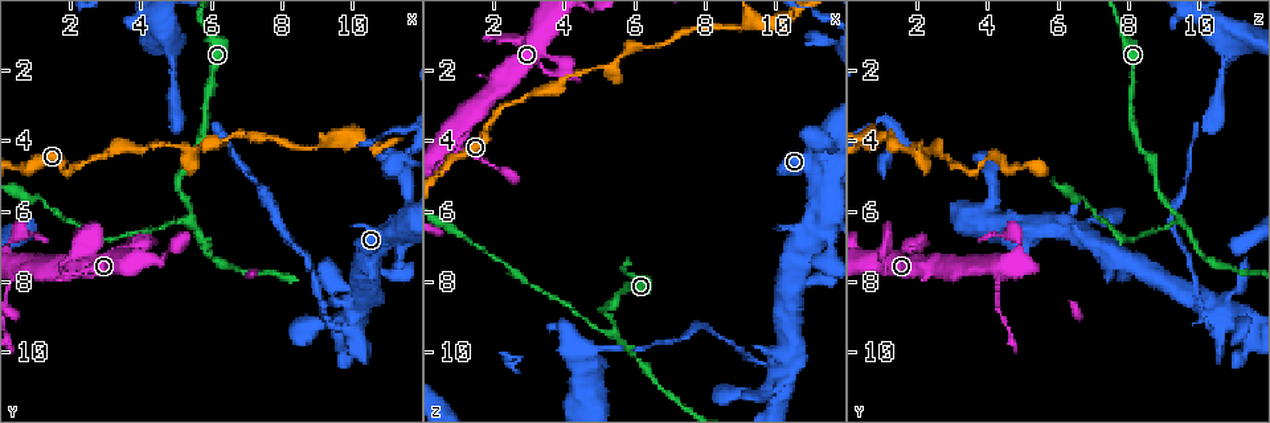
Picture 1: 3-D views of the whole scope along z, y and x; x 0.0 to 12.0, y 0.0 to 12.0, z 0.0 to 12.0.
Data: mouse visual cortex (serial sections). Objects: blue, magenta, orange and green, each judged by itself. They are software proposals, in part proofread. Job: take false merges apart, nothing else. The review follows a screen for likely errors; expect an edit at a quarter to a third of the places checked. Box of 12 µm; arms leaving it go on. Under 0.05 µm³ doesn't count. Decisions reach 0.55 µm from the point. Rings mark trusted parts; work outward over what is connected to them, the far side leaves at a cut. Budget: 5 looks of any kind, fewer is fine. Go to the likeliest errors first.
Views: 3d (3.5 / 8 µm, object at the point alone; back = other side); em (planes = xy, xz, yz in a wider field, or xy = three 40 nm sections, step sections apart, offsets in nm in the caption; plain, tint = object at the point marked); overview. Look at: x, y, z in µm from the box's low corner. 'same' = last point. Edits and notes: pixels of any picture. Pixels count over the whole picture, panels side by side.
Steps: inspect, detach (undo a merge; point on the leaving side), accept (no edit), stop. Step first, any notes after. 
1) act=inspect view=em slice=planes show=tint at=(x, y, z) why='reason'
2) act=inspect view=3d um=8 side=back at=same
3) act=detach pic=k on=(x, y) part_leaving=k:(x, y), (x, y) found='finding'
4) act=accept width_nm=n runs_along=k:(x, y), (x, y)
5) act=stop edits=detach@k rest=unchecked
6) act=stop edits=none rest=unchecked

act=inspect view=em slice=planes show=tint at=(5.4, 6.3, 9.5) why='abrupt turn'

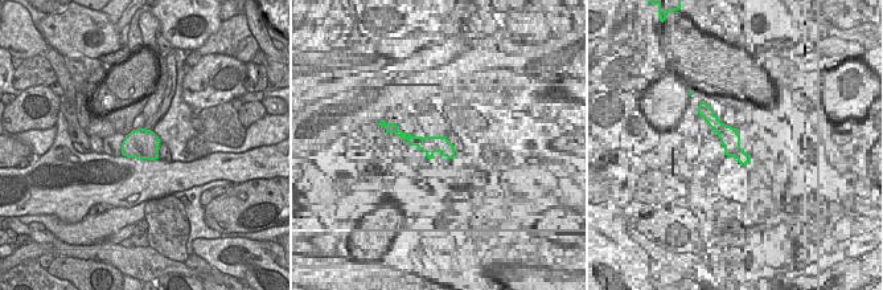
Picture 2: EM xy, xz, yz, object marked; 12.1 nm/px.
act=inspect view=3d um=3.5 at=same why='wider look'

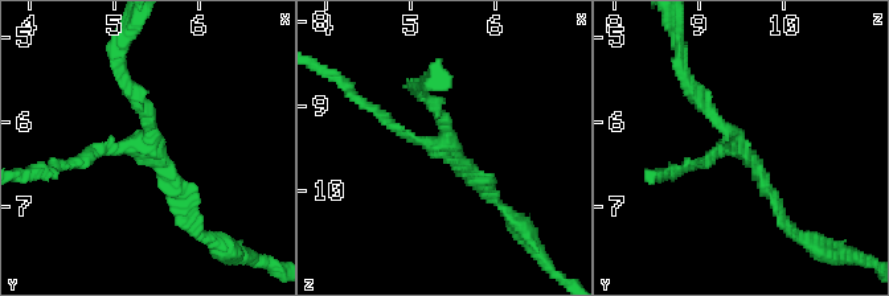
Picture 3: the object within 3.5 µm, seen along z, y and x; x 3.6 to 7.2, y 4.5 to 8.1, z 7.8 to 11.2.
act=accept runs_along=3:(119, 75), (148, 136), (70, 160) found='continuous, no second cell'

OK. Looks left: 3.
act=inspect view=3d um=8 at=(1.8, 7.7, 1.2) why='abrupt turn'

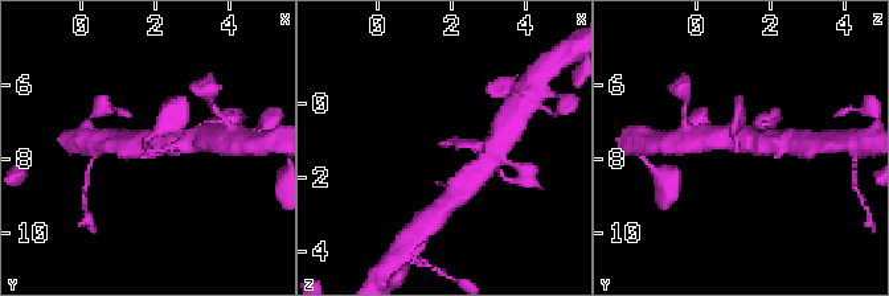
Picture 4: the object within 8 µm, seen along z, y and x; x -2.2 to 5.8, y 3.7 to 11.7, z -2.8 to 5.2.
act=inspect view=3d um=3.5 at=(1.7, 7.7, 1.1)

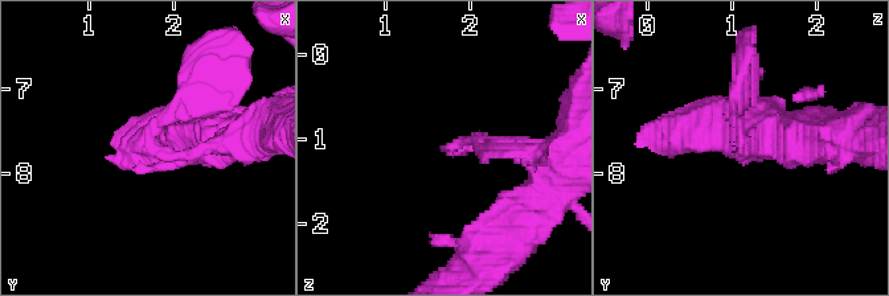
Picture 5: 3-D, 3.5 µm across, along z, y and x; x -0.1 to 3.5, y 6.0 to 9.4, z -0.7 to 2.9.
act=inspect view=em slice=xy step=1 show=tint at=(1.80, 7.70, 1.15) arm_widths_nm=200,250 why='now the EM'

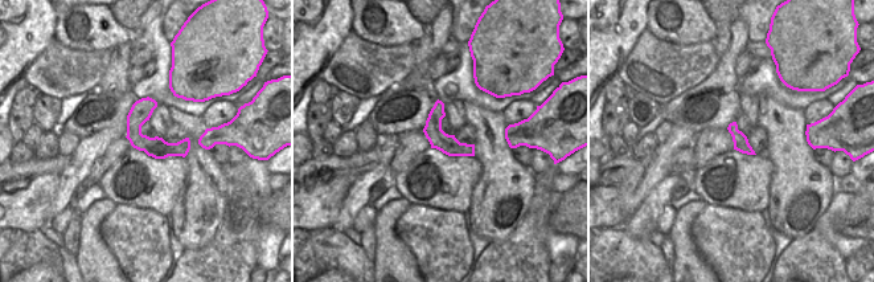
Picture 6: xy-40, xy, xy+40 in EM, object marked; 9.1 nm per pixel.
act=accept runs_along=6:(135, 107), (135, 131), (150, 146), (187, 146) found='one cell here'

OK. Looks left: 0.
act=stop edits=none rest=unchecked

